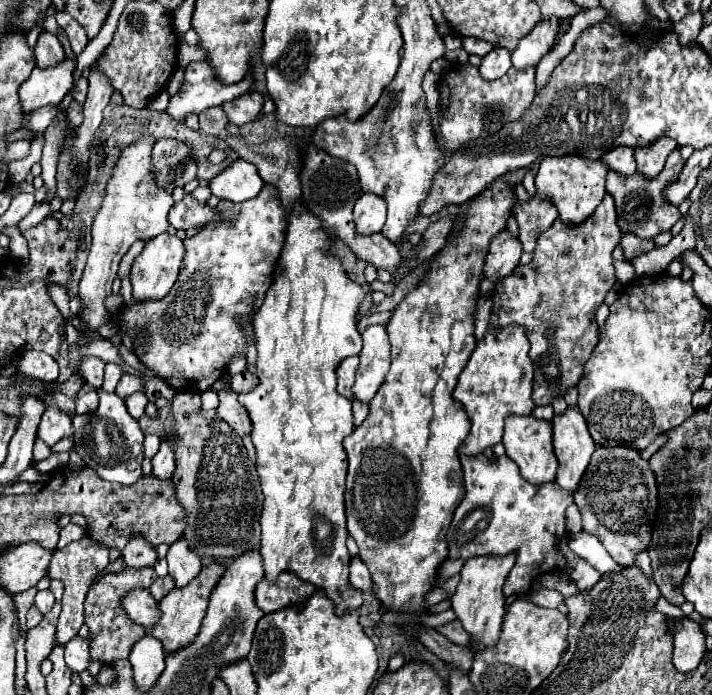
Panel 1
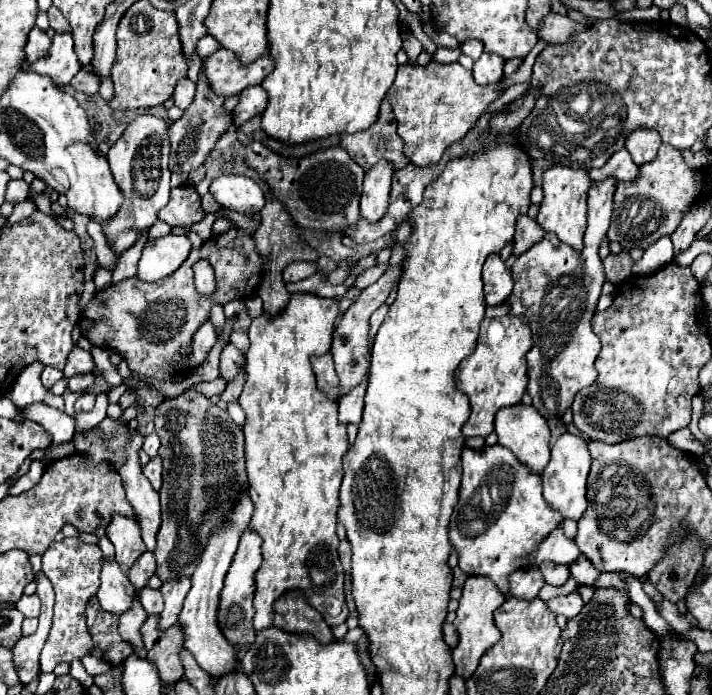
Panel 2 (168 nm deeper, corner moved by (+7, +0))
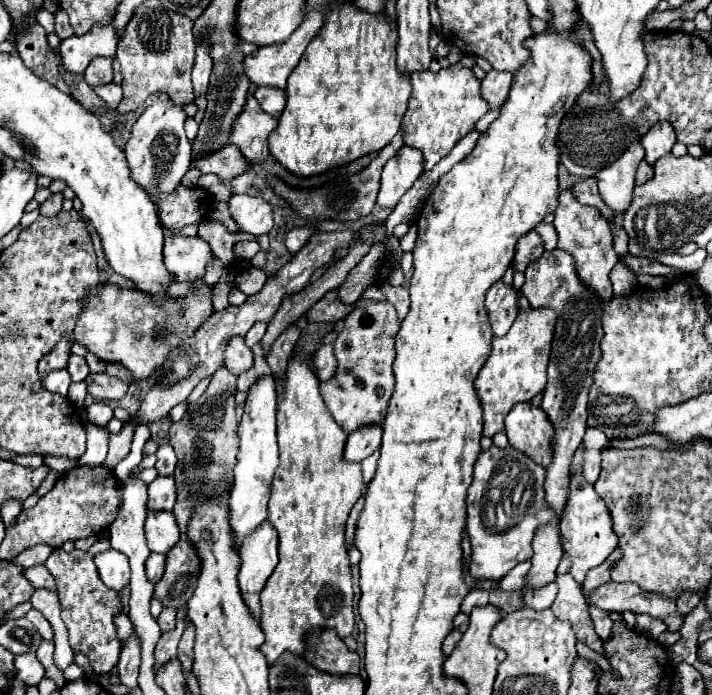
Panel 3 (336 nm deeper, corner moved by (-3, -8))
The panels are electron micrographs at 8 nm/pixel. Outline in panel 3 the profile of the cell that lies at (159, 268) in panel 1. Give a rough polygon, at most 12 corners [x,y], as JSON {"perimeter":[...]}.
{"perimeter":[[166,237],[174,281],[204,275],[212,251],[200,237]]}

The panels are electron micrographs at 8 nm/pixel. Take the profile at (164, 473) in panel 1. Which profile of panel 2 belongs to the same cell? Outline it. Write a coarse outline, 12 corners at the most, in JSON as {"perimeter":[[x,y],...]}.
{"perimeter":[[150,459],[142,467],[144,475],[158,491],[162,485],[162,459]]}

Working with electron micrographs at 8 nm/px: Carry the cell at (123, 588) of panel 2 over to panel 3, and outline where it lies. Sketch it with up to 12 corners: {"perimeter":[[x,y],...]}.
{"perimeter":[[114,549],[98,553],[100,579],[114,591],[128,587],[130,565]]}

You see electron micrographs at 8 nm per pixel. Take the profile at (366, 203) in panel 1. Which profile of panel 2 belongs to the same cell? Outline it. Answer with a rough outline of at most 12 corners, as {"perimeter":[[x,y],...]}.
{"perimeter":[[390,161],[364,175],[360,215],[378,221],[388,207],[394,175]]}

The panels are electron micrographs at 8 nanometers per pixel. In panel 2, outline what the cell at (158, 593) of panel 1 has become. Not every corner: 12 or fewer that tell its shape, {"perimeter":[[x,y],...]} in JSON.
{"perimeter":[[140,589],[138,597],[148,615],[160,615],[164,599],[158,589]]}

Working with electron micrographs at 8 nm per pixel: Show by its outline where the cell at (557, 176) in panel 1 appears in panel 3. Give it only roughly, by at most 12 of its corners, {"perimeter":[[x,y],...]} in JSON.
{"perimeter":[[560,191],[554,215],[558,249],[604,301],[618,263],[598,207]]}

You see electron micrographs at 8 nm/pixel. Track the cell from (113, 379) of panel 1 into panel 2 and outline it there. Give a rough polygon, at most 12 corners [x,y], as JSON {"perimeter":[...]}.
{"perimeter":[[96,395],[92,411],[74,413],[76,433],[96,429],[106,417],[108,397]]}

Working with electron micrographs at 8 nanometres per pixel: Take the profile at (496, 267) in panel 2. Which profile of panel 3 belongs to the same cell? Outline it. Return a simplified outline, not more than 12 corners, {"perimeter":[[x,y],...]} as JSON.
{"perimeter":[[496,281],[486,311],[496,337],[518,315],[518,291]]}

